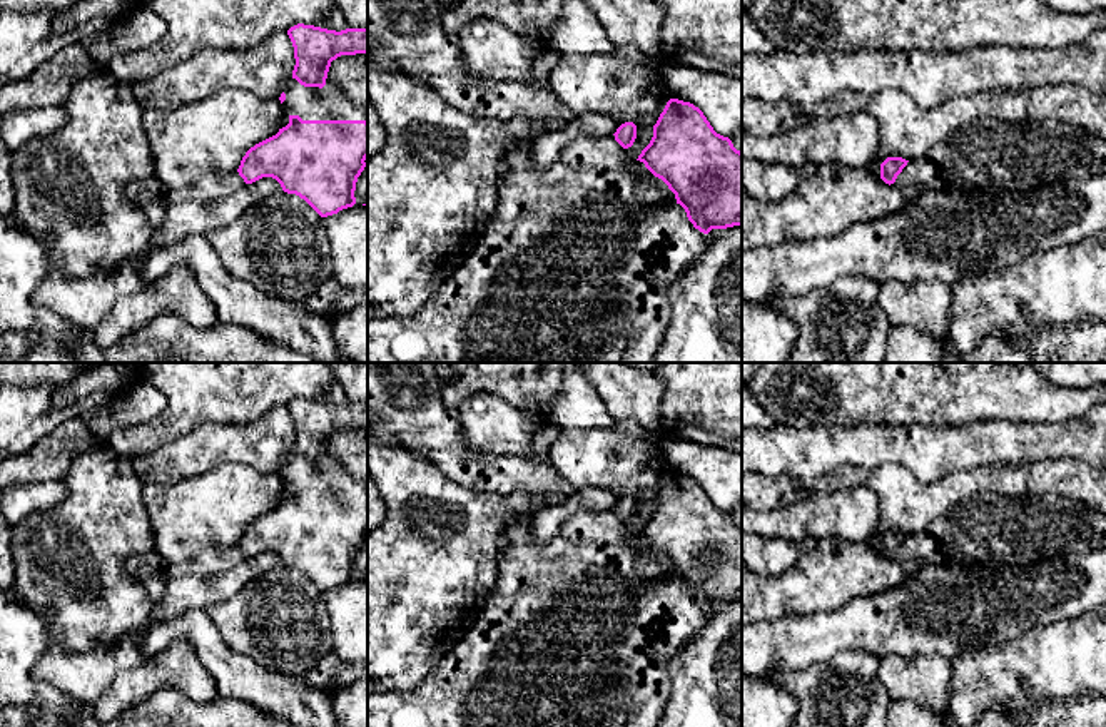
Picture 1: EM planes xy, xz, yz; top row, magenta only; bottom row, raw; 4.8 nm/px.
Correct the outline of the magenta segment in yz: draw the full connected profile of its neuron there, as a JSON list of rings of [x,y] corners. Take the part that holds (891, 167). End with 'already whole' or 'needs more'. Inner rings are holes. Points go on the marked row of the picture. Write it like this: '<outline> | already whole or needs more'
[[[887,157],[882,164],[880,164],[880,179],[885,184],[894,184],[897,175],[902,172],[902,169],[907,165],[909,160],[902,159],[902,157]]] | already whole

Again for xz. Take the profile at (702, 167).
[[[670,99],[637,160],[668,186],[700,232],[742,226],[742,152],[728,137],[717,134],[693,104]]] | already whole

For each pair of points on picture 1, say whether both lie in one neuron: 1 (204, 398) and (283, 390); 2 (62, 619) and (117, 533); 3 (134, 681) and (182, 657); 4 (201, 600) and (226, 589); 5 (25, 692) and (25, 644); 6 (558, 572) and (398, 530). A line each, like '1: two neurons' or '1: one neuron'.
1: one neuron
2: one neuron
3: one neuron
4: one neuron
5: one neuron
6: two neurons

